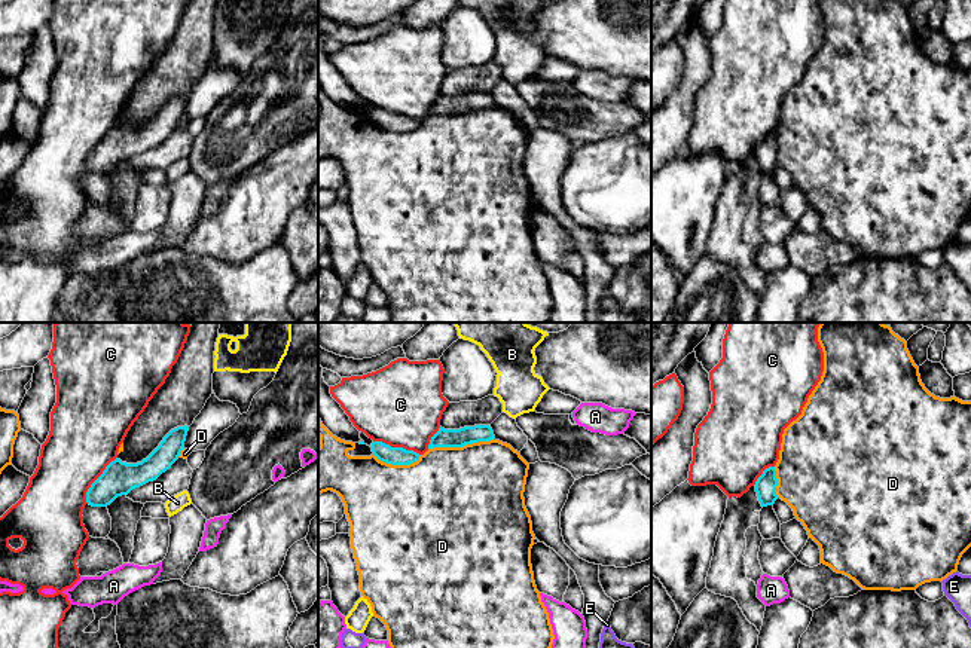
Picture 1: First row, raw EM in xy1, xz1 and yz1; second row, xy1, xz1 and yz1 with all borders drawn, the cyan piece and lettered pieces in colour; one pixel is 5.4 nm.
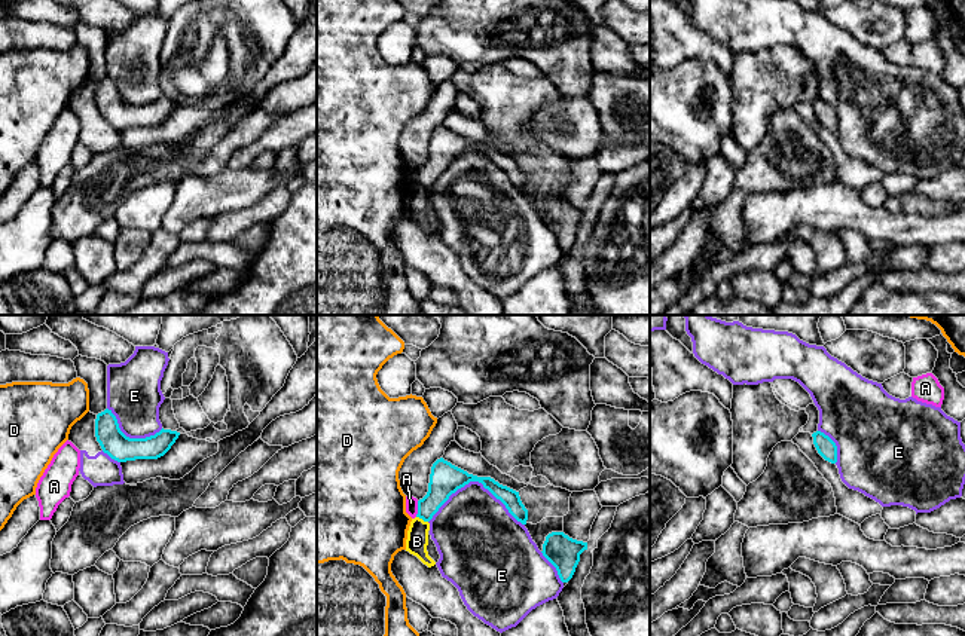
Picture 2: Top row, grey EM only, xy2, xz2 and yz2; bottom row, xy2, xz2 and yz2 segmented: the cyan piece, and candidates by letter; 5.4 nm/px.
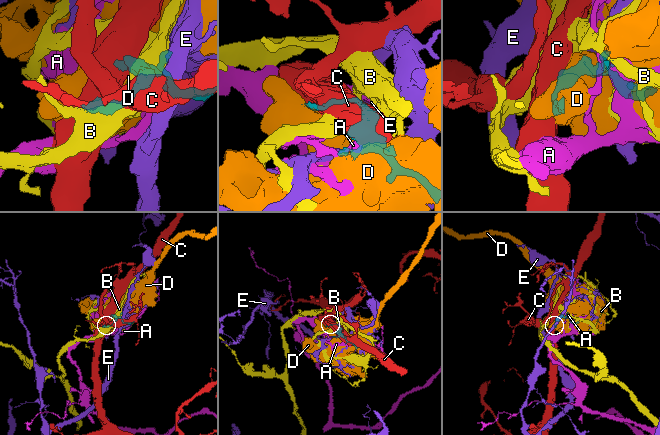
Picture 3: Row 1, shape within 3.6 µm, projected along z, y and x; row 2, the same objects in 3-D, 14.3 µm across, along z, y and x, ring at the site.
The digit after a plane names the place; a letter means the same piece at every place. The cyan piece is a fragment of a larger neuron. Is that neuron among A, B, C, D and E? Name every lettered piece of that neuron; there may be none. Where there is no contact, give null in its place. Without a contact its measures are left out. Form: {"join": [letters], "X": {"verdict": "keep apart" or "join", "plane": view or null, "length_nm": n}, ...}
{"join": [], "A": {"verdict": "keep apart", "plane": "xz2", "length_nm": 90}, "B": {"verdict": "keep apart", "plane": "xz2", "length_nm": 70}, "C": {"verdict": "keep apart", "plane": "xy1", "length_nm": 300}, "D": {"verdict": "keep apart", "plane": "xz1", "length_nm": 360}, "E": {"verdict": "keep apart", "plane": "xz2", "length_nm": 500}}

